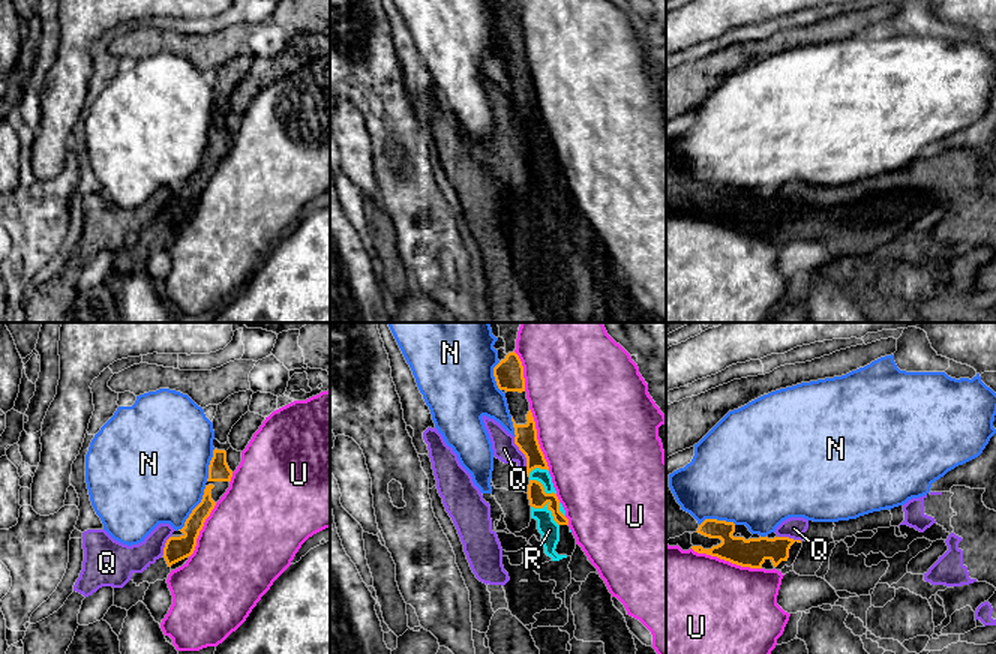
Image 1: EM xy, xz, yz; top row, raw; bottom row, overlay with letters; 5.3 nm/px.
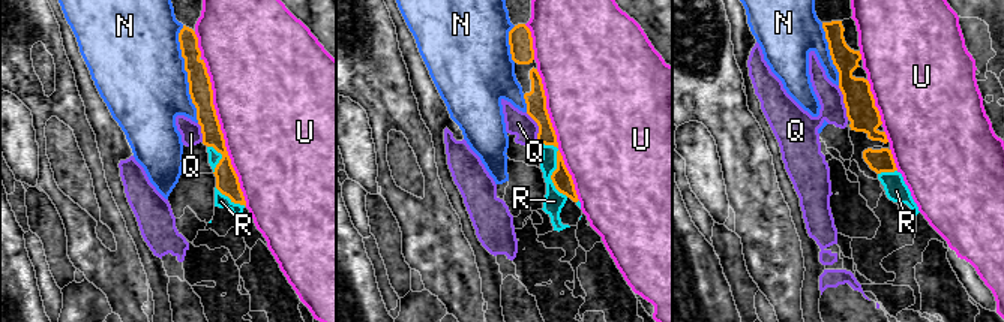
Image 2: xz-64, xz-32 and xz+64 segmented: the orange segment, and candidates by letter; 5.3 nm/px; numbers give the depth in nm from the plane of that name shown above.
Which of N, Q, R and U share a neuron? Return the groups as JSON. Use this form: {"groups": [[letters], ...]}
{"groups": [["N"], ["Q"], ["R"], ["U"]]}

